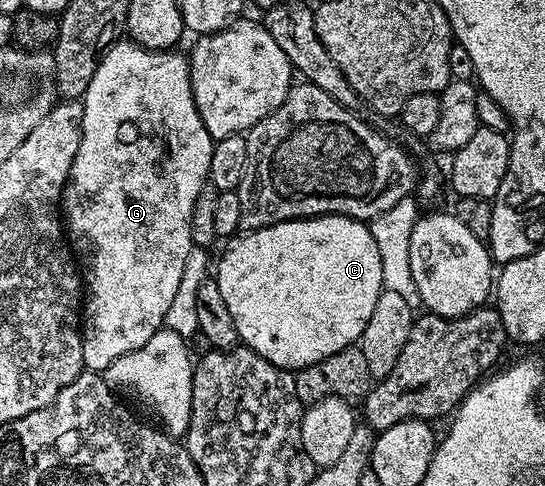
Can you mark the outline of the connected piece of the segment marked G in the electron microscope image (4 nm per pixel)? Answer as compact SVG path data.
M117 40L109 46L108 51L98 64L98 72L94 72L94 80L90 80L90 88L86 88L83 96L84 111L80 125L80 143L74 156L74 164L68 173L68 185L62 191L62 222L66 227L66 238L70 243L71 253L82 271L82 282L87 294L82 302L82 360L84 370L102 372L118 356L126 356L126 352L134 352L134 348L142 348L154 332L164 326L164 317L177 295L178 284L181 283L182 268L193 248L190 236L190 216L194 212L194 200L198 200L198 192L208 182L208 169L212 155L213 139L210 132L202 124L202 116L198 116L198 108L194 100L194 92L190 84L190 68L187 57L175 49L144 50L131 40Z

